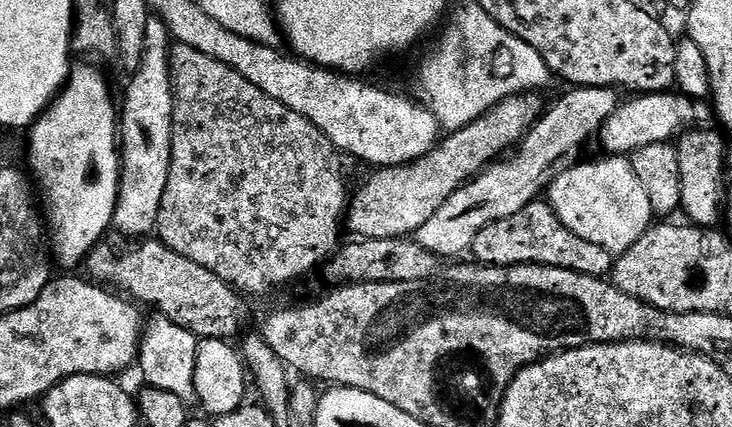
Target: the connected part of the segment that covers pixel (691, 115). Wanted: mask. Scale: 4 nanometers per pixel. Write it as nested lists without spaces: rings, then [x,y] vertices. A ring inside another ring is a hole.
[[[672,90],[640,94],[628,100],[621,103],[614,114],[610,114],[610,118],[604,121],[604,127],[598,133],[598,140],[604,143],[605,153],[631,154],[642,146],[667,144],[675,141],[685,130],[691,129],[695,120],[700,126],[707,125],[704,123],[707,122],[708,116],[710,120],[710,108],[707,103],[691,100],[688,96]]]

